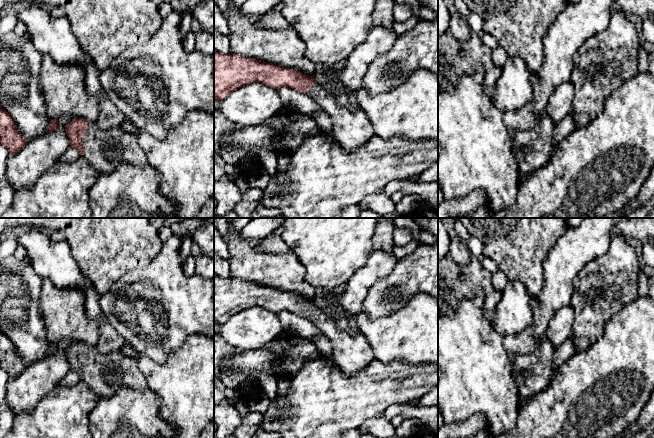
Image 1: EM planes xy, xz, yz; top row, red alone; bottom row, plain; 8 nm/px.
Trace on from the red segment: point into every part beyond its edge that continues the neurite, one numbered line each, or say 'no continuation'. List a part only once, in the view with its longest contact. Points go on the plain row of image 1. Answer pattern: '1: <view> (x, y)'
1: xy (105, 374)

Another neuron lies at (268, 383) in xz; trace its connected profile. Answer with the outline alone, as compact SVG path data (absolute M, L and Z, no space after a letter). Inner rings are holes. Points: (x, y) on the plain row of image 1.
M261 372L259 374L259 384L262 391L268 395L272 407L279 396L277 392L278 379L270 374Z

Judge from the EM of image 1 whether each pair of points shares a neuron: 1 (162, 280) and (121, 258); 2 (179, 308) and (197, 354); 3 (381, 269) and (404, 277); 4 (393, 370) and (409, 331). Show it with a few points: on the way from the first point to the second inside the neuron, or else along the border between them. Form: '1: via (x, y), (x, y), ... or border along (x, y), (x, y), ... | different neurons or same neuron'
1: border along (157, 253), (147, 265), (129, 270), (118, 279) | different neurons
2: border along (203, 334), (191, 334), (174, 351) | different neurons
3: border along (398, 259), (393, 269), (371, 286) | different neurons
4: border along (375, 357), (382, 362), (420, 362) | different neurons

